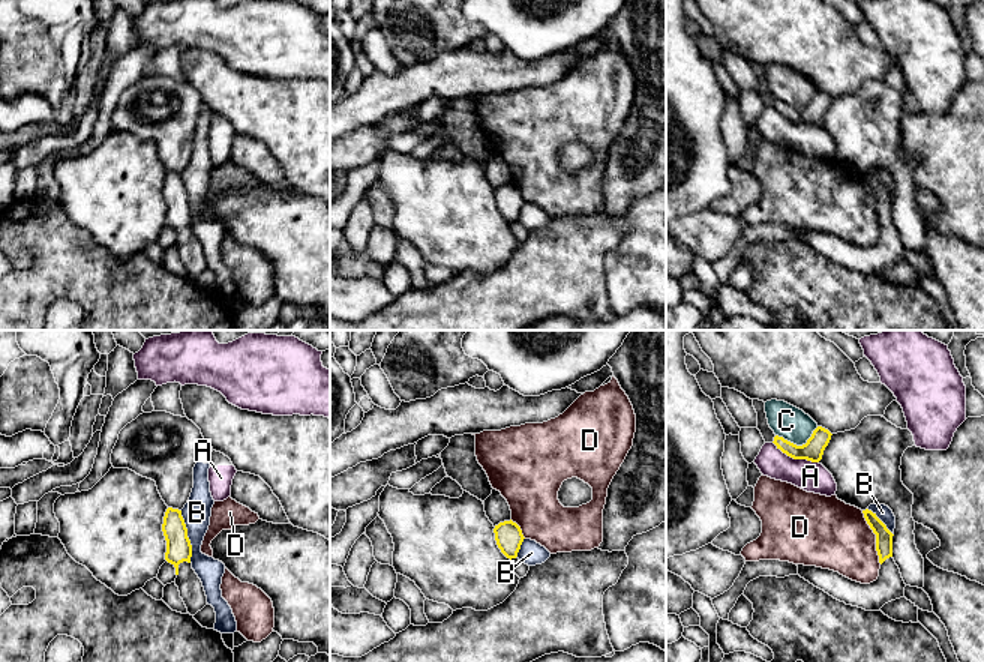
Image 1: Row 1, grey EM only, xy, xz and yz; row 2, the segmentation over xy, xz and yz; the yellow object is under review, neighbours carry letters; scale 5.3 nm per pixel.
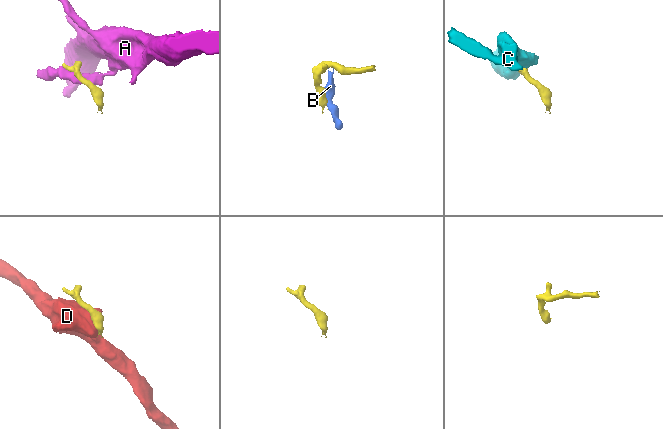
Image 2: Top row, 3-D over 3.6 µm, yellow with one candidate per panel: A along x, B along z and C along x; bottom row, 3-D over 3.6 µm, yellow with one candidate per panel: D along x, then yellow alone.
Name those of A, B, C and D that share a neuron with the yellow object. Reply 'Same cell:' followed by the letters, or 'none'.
Same cell: none

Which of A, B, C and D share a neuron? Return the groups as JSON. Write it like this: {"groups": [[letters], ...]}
{"groups": [["A"], ["B"], ["C"], ["D"]]}

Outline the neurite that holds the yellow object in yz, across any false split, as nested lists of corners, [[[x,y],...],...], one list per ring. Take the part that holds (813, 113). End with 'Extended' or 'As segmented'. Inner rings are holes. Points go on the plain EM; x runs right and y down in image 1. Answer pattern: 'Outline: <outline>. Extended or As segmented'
Outline: [[[818,90],[807,107],[802,110],[796,110],[778,99],[774,101],[772,107],[777,110],[777,113],[794,123],[819,126],[822,123],[825,111],[831,104],[831,99],[832,98],[828,93]]]. As segmented

